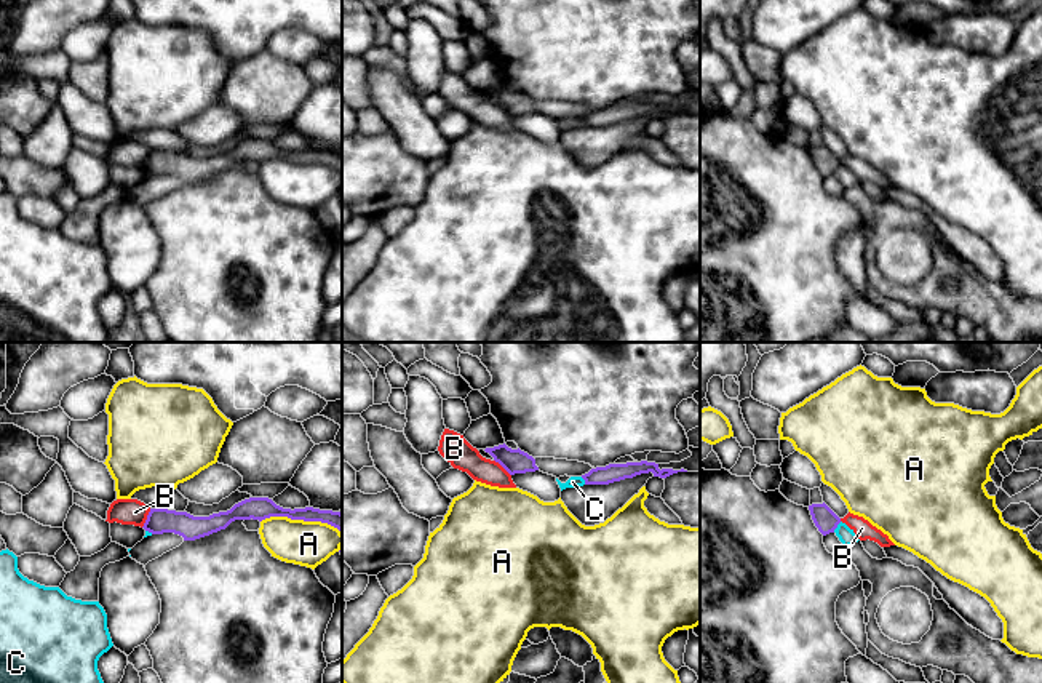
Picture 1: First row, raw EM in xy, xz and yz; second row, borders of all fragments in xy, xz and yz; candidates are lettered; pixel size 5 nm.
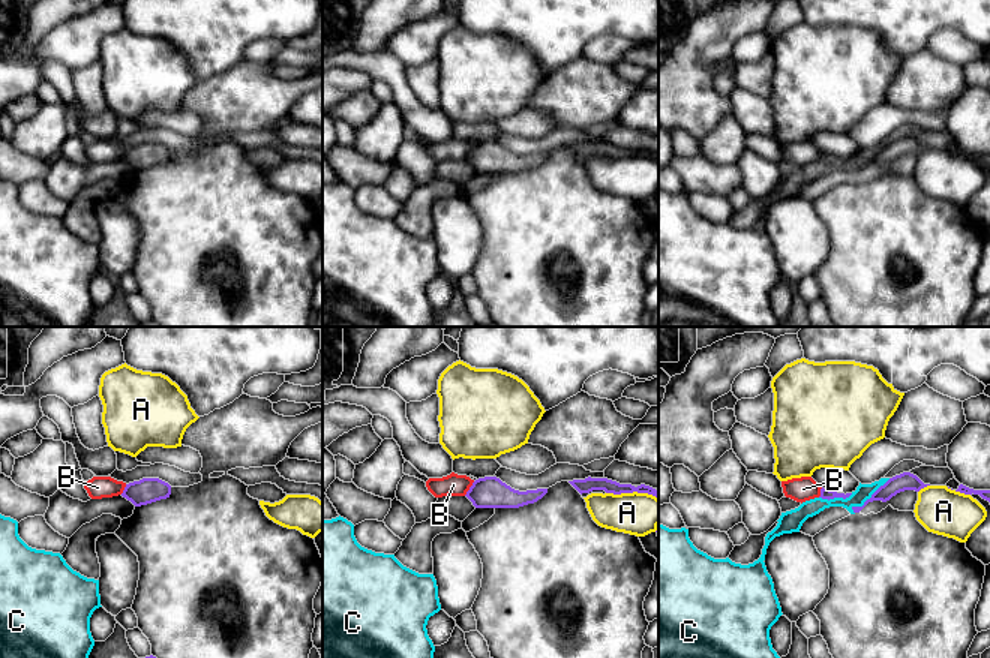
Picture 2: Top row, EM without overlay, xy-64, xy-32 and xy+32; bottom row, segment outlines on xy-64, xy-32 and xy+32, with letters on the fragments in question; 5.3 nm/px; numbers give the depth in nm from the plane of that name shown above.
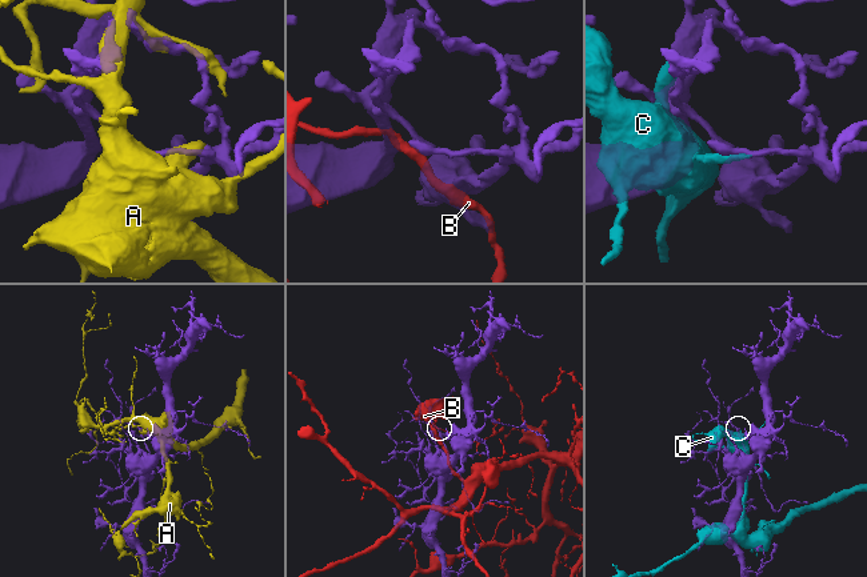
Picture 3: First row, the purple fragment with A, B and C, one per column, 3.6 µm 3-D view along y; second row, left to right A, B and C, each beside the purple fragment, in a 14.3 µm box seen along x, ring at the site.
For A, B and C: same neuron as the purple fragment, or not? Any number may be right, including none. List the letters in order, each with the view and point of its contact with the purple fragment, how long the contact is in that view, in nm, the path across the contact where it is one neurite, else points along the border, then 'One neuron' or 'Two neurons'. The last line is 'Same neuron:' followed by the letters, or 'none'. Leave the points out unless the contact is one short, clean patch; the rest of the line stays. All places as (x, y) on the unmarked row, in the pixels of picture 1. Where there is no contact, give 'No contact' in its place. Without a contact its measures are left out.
A: Touches purple at xy (302, 160). Shared border 420 nm. Two neurons
B: Touches purple at xy (147, 160). Shared border 110 nm. Two neurons
C: Touches purple at yz (836, 168). Shared border 70 nm. Two neurons
Same neuron: none

